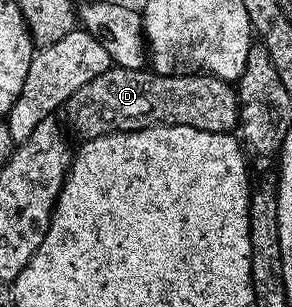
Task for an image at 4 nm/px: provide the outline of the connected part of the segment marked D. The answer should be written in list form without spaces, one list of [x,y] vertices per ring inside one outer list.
[[[112,66],[105,73],[101,73],[101,77],[93,77],[93,81],[89,81],[89,85],[81,85],[81,89],[77,89],[77,93],[73,93],[73,97],[69,97],[65,104],[65,112],[67,111],[67,119],[71,122],[71,127],[77,134],[83,135],[84,140],[100,139],[103,135],[113,135],[125,131],[146,131],[149,127],[176,127],[177,125],[185,125],[193,129],[201,129],[202,131],[218,131],[220,133],[231,133],[239,126],[239,96],[236,88],[232,86],[226,79],[219,79],[216,75],[210,73],[196,73],[194,75],[157,75],[150,69],[125,69],[124,67]]]

